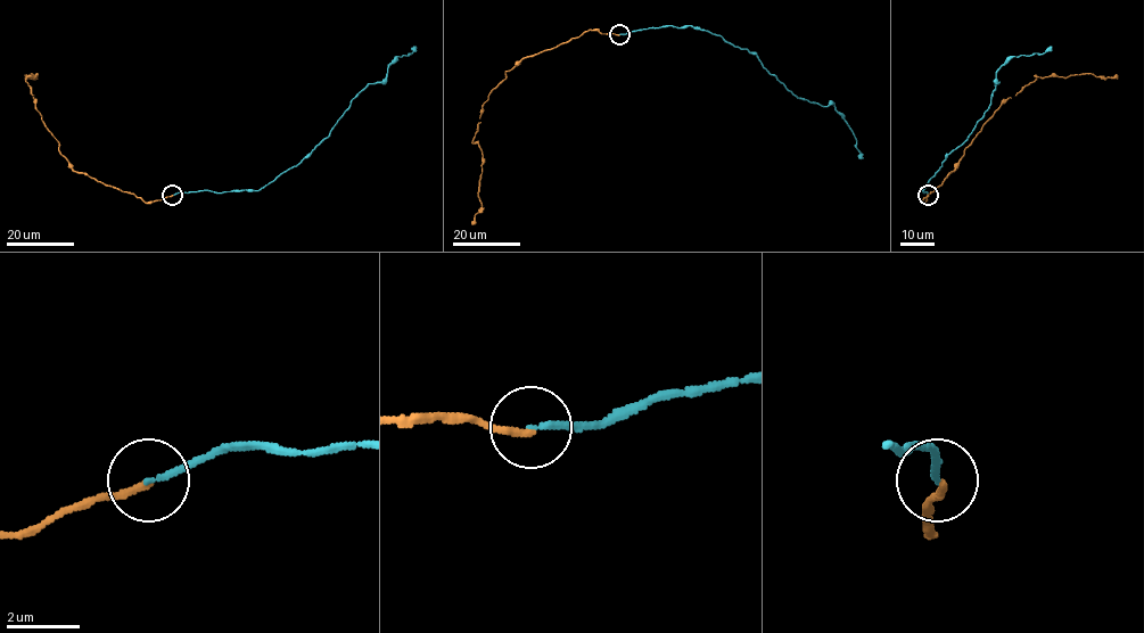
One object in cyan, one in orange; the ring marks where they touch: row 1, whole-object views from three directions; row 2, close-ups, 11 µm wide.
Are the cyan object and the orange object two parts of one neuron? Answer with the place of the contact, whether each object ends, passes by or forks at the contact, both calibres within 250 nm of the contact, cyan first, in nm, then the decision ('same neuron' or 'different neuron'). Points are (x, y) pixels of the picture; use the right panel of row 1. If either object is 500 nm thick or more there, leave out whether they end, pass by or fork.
(928, 195) | cyan ends | orange ends | 160/200 nm | different neuron

